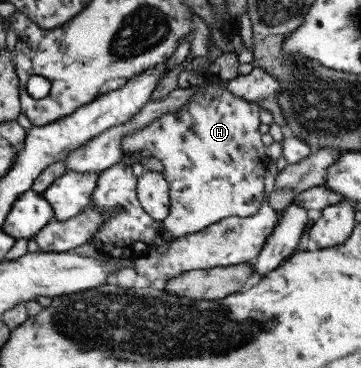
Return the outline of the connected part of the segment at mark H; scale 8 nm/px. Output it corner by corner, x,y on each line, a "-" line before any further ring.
206,81
205,84
200,84
199,87
201,87
201,89
205,87
205,95
195,94
195,96
191,98
191,101
181,109
173,111
172,113
166,113
159,117
159,119
152,121
147,127
142,127
141,129
136,129
136,131
128,133
122,141
122,150
125,155
139,155
139,152
141,152
142,149
149,149
152,156
163,163
164,170
162,174
165,176
170,187
170,212
162,221
162,229
167,231
167,235
171,235
172,240
179,239
179,237
185,237
187,234
203,231
205,227
224,217
237,216
246,218
255,215
259,211
259,208
262,206
266,197
264,186
265,168
270,162
270,159
265,154
265,145
262,142
261,131
259,131
259,125
261,125
261,108
255,103
245,101
245,99
231,94
231,92
225,88
225,85
221,85
221,83
212,83
211,85
208,85
208,82

